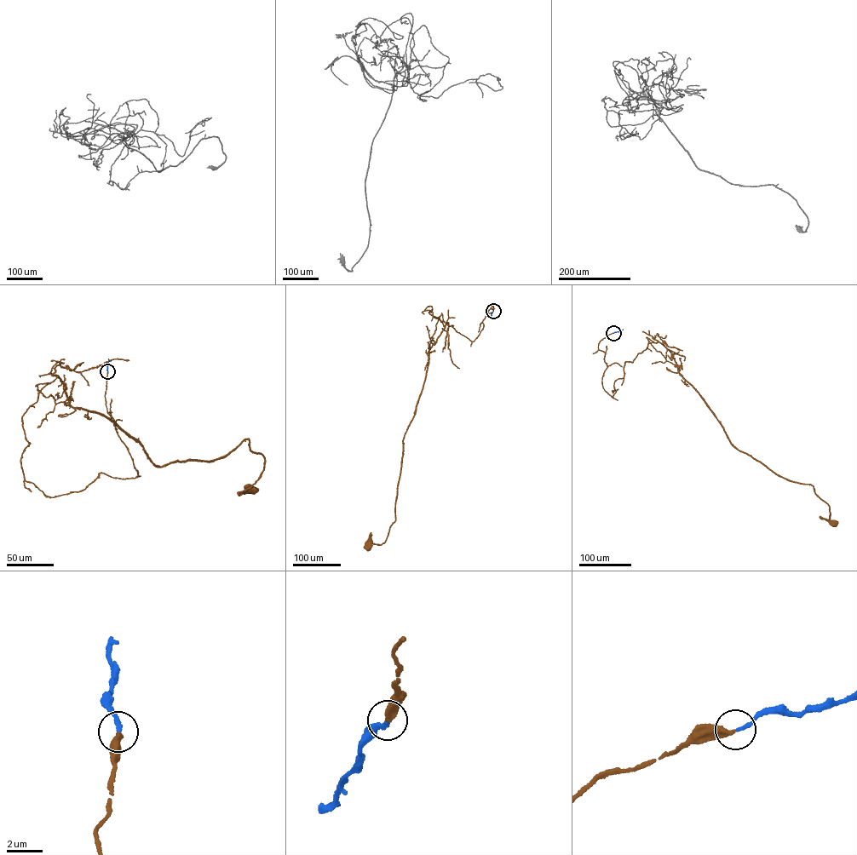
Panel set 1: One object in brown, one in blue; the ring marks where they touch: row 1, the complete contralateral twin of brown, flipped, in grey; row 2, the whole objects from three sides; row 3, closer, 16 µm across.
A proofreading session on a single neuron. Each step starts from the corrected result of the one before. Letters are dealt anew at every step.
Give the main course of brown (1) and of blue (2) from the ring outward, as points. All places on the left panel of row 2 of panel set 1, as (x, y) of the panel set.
1: (107, 371), (138, 475), (53, 497), (25, 481), (38, 391), (160, 467), (248, 438), (249, 490)
2: (107, 371), (108, 358)

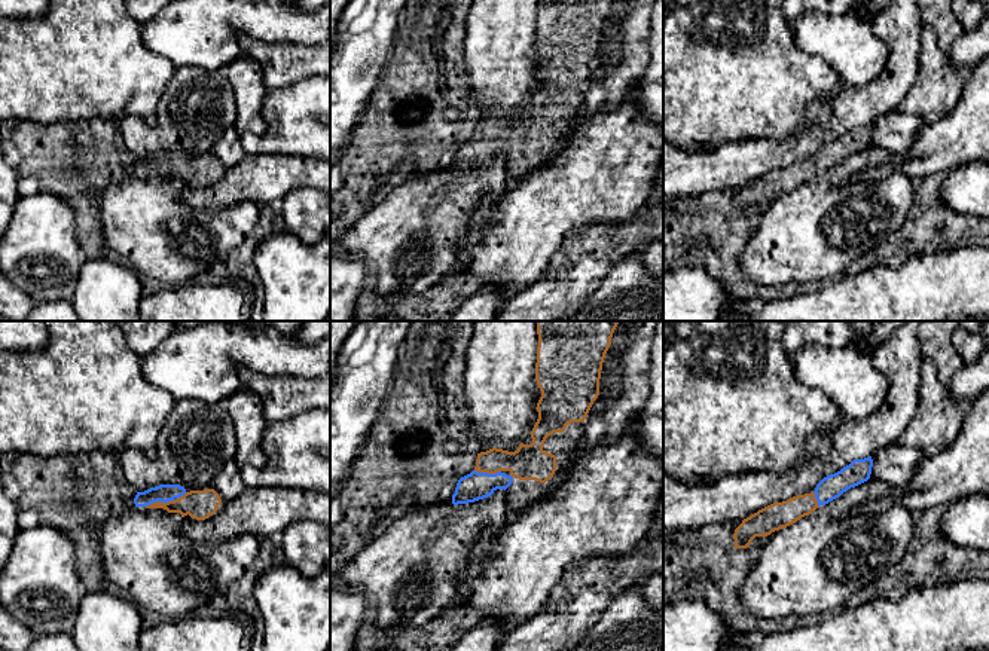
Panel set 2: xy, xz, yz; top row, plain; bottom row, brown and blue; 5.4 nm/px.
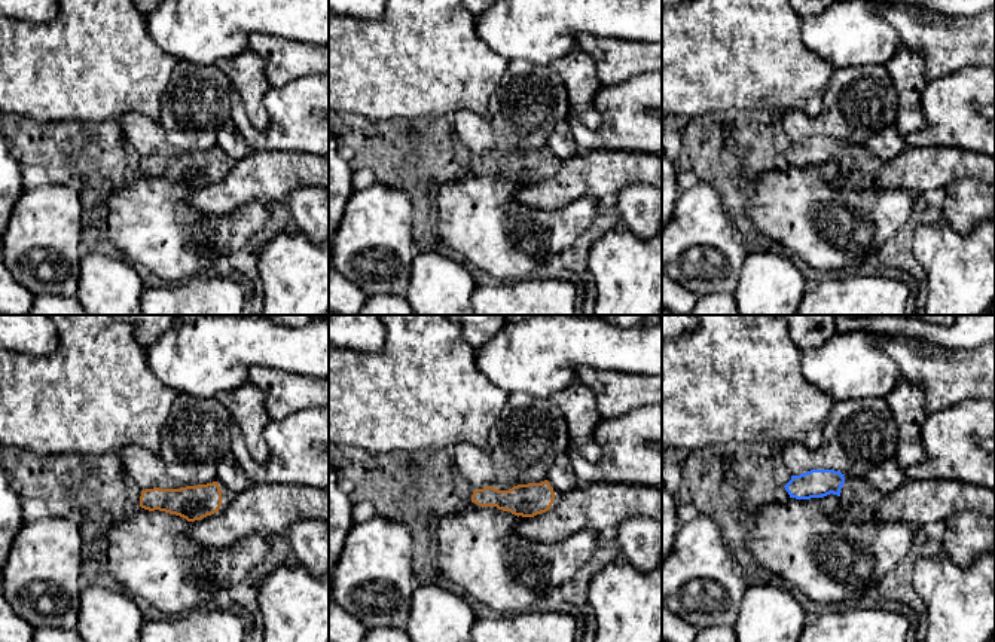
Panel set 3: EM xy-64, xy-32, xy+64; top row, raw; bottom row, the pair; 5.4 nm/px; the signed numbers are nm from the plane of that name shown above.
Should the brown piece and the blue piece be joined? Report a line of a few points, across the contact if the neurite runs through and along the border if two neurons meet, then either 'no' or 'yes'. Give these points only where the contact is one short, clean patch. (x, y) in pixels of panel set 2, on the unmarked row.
line xy (200, 171), (159, 168), (164, 159); yes

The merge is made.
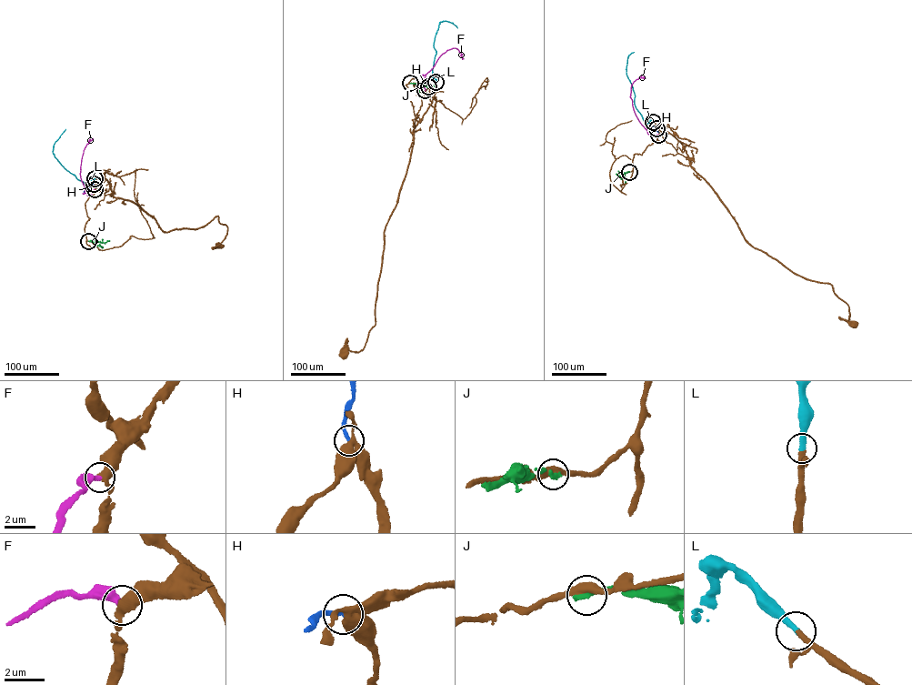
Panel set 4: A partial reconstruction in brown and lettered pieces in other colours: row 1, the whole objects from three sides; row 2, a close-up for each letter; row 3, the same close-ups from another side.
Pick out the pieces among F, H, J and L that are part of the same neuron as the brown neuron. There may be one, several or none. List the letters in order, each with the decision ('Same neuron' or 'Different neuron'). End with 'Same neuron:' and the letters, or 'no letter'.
F: Different neuron
H: Different neuron
J: Different neuron
L: Same neuron
Same neuron: L

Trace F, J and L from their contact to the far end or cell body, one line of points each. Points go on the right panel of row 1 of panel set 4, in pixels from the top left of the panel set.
F: (658, 135), (647, 134), (634, 112), (630, 96), (634, 82), (645, 77)
J: (629, 172), (617, 175)
L: (652, 122), (645, 123), (636, 108), (635, 94), (626, 75), (627, 56), (634, 52)

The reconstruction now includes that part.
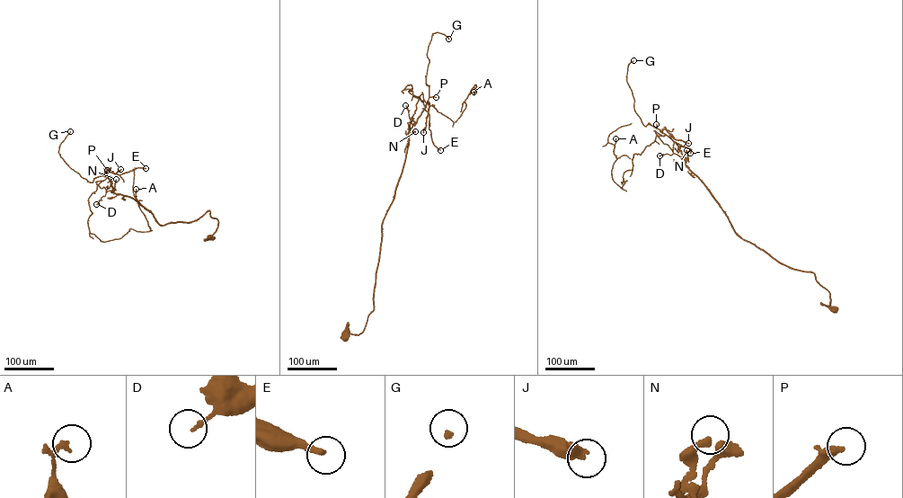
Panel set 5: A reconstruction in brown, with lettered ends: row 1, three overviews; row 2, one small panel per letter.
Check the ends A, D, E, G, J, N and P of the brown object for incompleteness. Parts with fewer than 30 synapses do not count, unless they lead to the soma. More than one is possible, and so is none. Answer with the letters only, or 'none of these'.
E, J, P

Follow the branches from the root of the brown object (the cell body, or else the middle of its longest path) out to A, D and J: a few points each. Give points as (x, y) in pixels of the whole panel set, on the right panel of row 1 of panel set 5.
A: (833, 308), (814, 273), (739, 237), (658, 136), (633, 155), (622, 189), (612, 176), (615, 138)
D: (833, 308), (827, 306), (829, 293), (814, 273), (784, 265), (739, 237), (683, 157), (673, 153), (659, 155)
J: (833, 308), (814, 273), (784, 265), (739, 237), (675, 142), (660, 131), (688, 143)

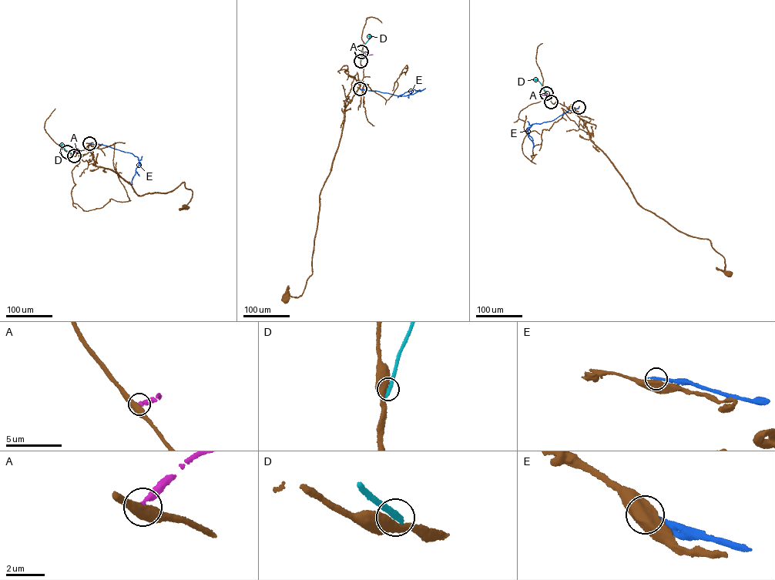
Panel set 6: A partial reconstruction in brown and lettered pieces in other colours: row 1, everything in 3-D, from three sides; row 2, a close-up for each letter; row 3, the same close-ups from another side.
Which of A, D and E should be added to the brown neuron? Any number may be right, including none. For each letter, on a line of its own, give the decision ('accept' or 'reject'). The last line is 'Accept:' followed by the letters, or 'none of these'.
A: reject
D: reject
E: reject
Accept: none of these

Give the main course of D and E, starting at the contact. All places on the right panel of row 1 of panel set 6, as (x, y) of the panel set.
D: (551, 102), (541, 83), (534, 79)
E: (578, 107), (551, 121), (532, 124), (528, 132), (533, 147)

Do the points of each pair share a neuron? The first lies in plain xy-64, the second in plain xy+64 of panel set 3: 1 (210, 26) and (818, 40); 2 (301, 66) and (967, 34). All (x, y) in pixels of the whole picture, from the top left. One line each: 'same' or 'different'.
1: same
2: same

